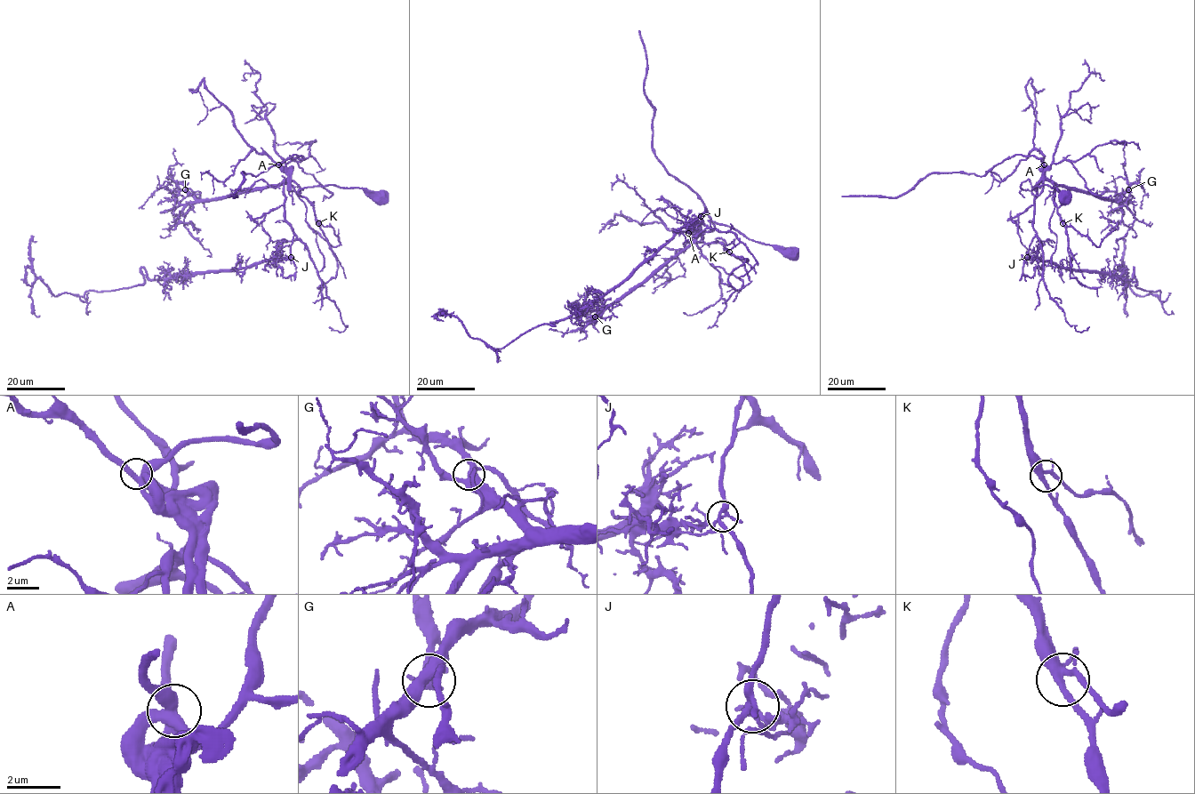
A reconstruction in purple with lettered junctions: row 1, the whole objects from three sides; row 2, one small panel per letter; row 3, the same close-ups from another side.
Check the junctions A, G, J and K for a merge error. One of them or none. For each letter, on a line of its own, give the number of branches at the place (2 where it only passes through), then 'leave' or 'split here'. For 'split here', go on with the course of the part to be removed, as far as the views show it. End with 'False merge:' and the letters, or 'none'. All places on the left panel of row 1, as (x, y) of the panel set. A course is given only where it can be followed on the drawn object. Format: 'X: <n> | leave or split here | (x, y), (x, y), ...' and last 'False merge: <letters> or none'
A: 5 | leave
G: 4 | leave
J: 4 | split here | (291, 257), (166, 279), (142, 267), (141, 284), (77, 296), (55, 296), (36, 279), (40, 316)
K: 4 | leave
False merge: J

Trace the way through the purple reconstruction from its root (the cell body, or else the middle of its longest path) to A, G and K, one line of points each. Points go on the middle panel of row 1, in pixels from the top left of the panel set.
A: (792, 254), (793, 251), (749, 239), (731, 227), (709, 220), (709, 231), (688, 233)
G: (792, 254), (793, 251), (749, 239), (731, 227), (709, 220), (709, 231), (700, 233), (679, 252), (595, 316)
K: (792, 254), (709, 220), (710, 230), (695, 239), (717, 241), (729, 252)

